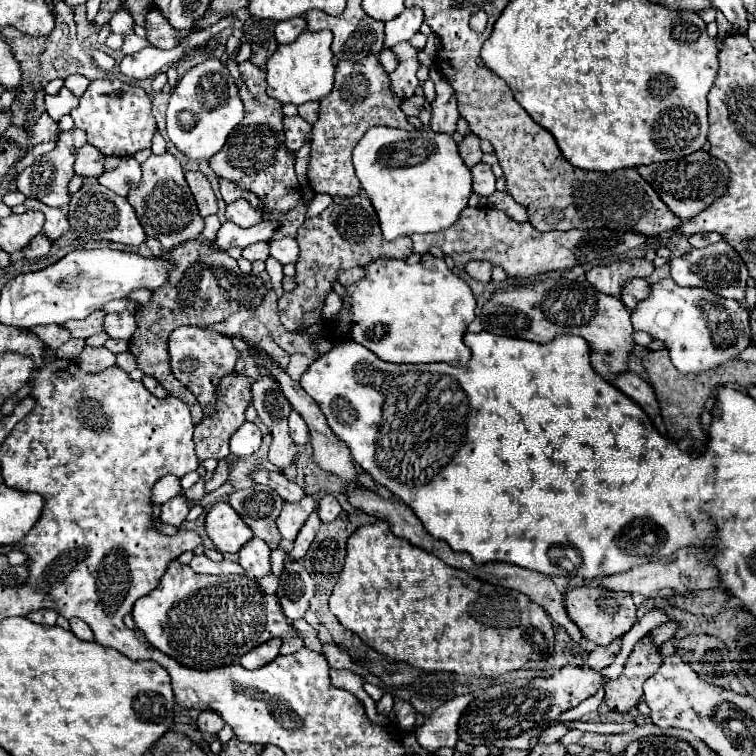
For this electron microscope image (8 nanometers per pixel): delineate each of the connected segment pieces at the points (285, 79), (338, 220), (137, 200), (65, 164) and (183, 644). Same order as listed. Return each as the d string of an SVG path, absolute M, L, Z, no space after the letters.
M305 30L295 42L277 46L275 54L267 62L267 94L281 104L301 106L305 102L325 98L333 88L333 52L331 52L331 30L309 32Z
M363 196L343 198L341 204L331 204L321 214L307 218L303 222L303 226L297 230L295 238L301 248L299 262L297 262L297 274L295 274L297 288L291 292L285 292L277 300L279 318L287 330L297 330L301 326L303 314L307 310L323 308L325 296L333 288L339 270L367 266L369 262L373 262L375 258L381 258L381 256L407 260L413 252L413 242L409 236L395 238L393 242L387 242L383 238L377 214L375 214L369 198L363 198Z
M169 152L159 156L151 154L141 164L141 170L143 170L143 178L135 190L129 190L127 200L135 208L145 234L157 238L165 250L171 250L181 242L199 238L203 230L203 218L197 212L195 198L185 182L185 174L177 158L171 156Z
M71 128L67 132L61 132L57 138L57 146L47 152L45 156L41 156L37 162L41 164L31 164L25 170L21 170L17 174L17 190L21 194L25 194L27 198L35 198L47 206L53 208L65 208L69 204L69 192L67 192L67 184L73 178L73 162L75 162L75 154L77 150L87 142L83 130L79 128Z
M177 560L169 564L159 586L135 602L133 620L155 648L197 670L233 664L271 638L295 636L293 626L283 618L277 596L265 594L257 580L241 574L195 574Z

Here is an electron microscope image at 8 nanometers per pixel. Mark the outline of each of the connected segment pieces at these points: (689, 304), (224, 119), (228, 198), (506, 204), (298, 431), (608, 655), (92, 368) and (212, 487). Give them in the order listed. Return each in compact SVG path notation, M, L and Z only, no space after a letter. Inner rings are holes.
M665 278L657 284L651 284L651 294L639 302L639 308L631 310L631 324L635 330L643 330L653 340L661 340L671 356L673 366L683 374L701 374L707 370L715 370L727 360L733 360L739 356L741 350L745 350L751 342L751 328L749 328L749 312L733 300L719 298L719 294L703 288L683 288L671 278Z
M207 58L205 62L193 66L179 80L179 86L173 88L173 94L169 98L169 108L167 108L167 136L175 144L175 148L179 152L183 152L187 158L191 158L191 160L209 160L211 156L215 156L223 148L229 132L241 120L243 120L243 102L239 98L237 86L235 86L229 70L221 64L221 60Z
M219 178L219 188L221 188L221 198L225 202L235 202L239 198L245 198L253 208L259 208L259 198L255 194L251 194L249 190L243 190L243 188L235 186L231 180Z
M493 192L489 198L487 198L487 204L491 208L499 208L503 210L511 220L515 222L527 222L527 210L523 210L507 192Z
M291 410L291 414L289 414L289 428L291 428L291 438L299 446L305 446L307 440L309 440L309 430L307 430L305 420L295 410Z
M615 640L609 646L601 646L601 648L597 646L593 652L589 652L587 666L591 670L595 670L595 672L601 672L603 668L607 668L615 660L615 656L619 654L619 650L621 650L621 640Z
M99 346L99 348L85 348L75 364L81 368L81 372L87 372L87 374L97 374L97 372L103 372L105 368L111 368L115 366L115 356L109 354L107 348Z
M221 460L221 462L219 462L217 470L213 472L213 476L211 476L211 478L205 482L205 492L207 492L207 494L209 494L209 492L215 492L215 490L217 490L221 484L225 484L229 468L231 468L231 464L229 464L227 460Z

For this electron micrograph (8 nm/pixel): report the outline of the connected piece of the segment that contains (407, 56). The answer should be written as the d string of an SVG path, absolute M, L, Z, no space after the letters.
M401 42L395 48L397 58L401 60L399 68L391 74L391 92L397 98L411 98L415 96L415 90L419 86L419 80L415 76L419 62L417 62L417 50L409 42Z

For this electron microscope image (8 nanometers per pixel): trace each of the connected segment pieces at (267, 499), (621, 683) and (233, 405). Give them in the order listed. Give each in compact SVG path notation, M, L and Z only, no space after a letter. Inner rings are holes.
M253 484L249 488L235 490L229 496L229 504L243 518L243 522L253 530L253 536L265 540L271 550L279 546L281 534L277 530L277 516L281 512L283 500L275 490L267 486Z
M649 638L639 640L629 654L623 674L605 686L605 704L609 710L629 714L643 696L643 682L659 670L661 662L659 648Z
M229 374L221 380L219 384L219 410L215 410L213 416L205 416L203 422L199 426L195 426L195 450L197 450L197 458L203 462L207 458L227 458L229 456L229 438L235 434L235 430L239 430L239 426L245 422L245 408L251 402L251 380L247 376L239 376L239 374Z

